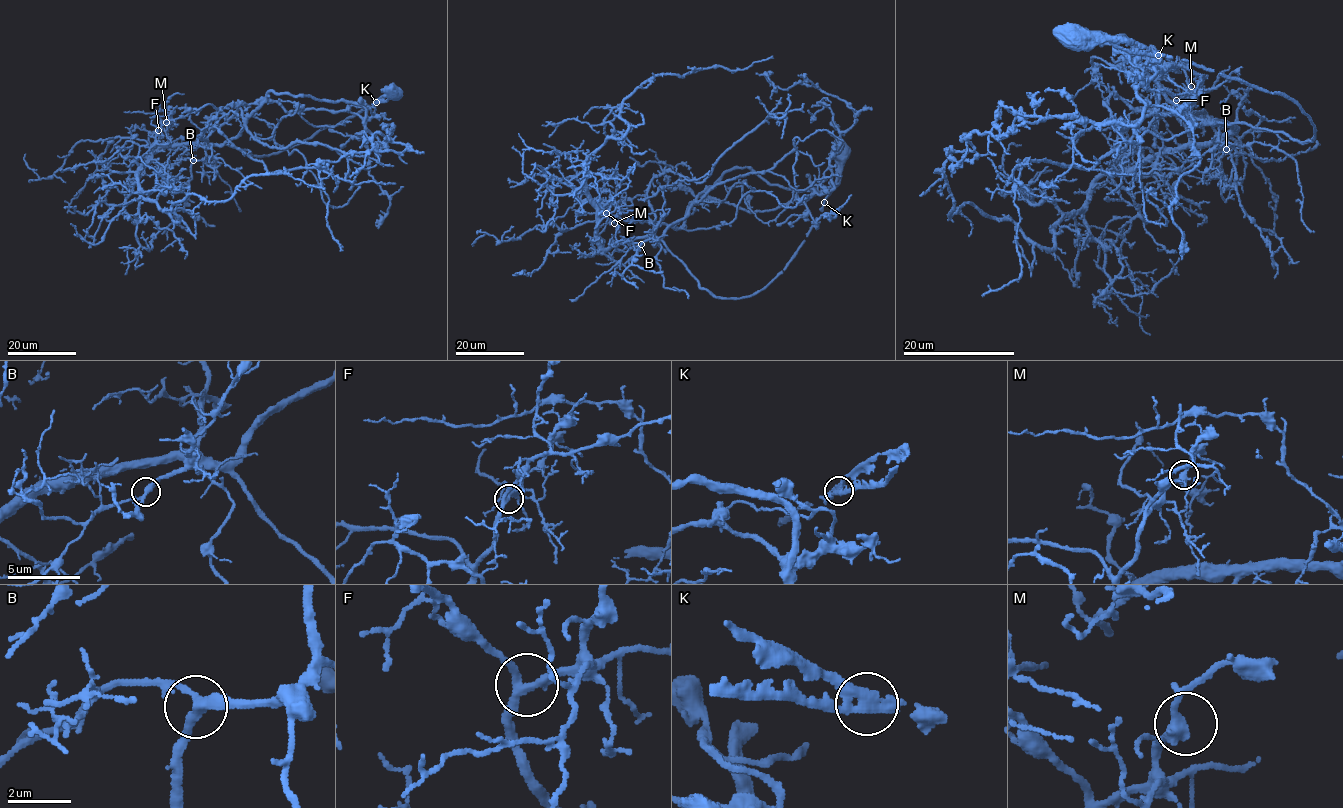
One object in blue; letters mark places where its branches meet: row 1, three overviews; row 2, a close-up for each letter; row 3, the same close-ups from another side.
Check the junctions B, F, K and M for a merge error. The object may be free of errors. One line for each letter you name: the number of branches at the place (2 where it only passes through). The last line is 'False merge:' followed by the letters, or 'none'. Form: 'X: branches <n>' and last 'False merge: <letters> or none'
False merge: none

